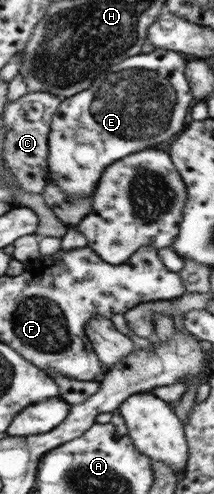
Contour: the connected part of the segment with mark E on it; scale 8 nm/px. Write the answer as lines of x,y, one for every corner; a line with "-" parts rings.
155,48
152,52
137,54
124,59
117,65
109,66
105,71
98,74
98,76
93,80
93,83
89,86
89,89
84,89
71,97
61,99
59,107
52,117
48,137
48,154
46,157
46,169
48,169
50,178
54,181
54,183
56,183
62,191
66,191
66,193
72,195
72,197
85,196
85,194
89,194
94,191
94,187
98,185
98,181
100,180
104,169
108,165
111,165
114,161
121,159
127,154
147,149
149,146
156,147
159,143
167,141
169,137
181,134
183,129
185,129
183,119
186,114
187,102
189,99
186,75
184,74
185,68
187,67
187,59
187,57
175,51

